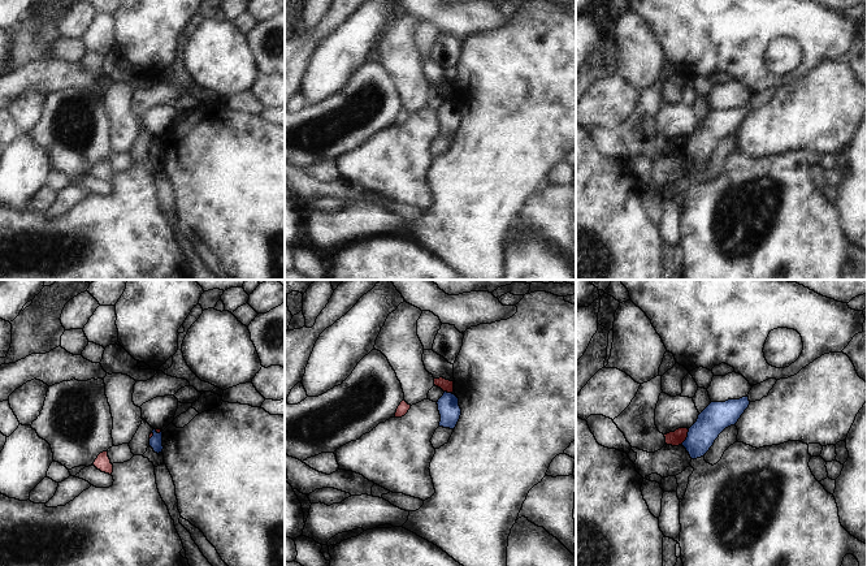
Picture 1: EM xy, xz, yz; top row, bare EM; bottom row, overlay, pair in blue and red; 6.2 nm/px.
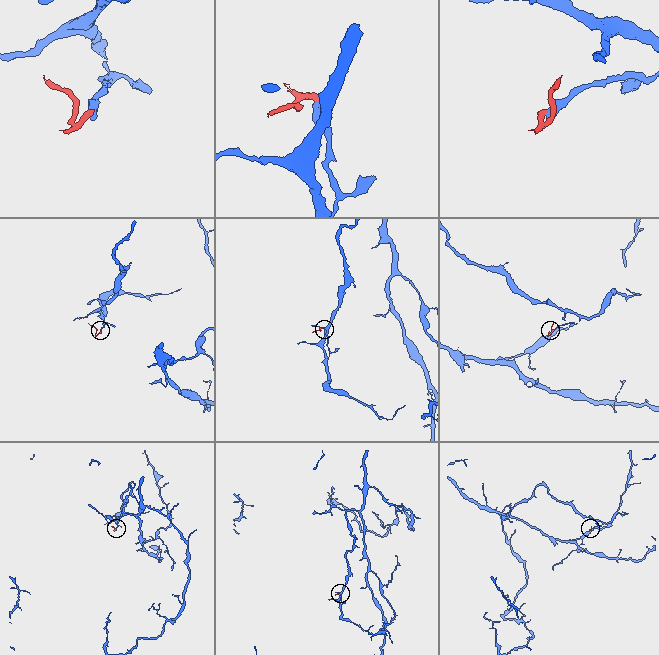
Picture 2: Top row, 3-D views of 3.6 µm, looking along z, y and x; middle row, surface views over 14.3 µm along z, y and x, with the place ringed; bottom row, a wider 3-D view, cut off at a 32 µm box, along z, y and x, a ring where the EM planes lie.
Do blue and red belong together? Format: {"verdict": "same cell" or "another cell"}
{"verdict": "another cell"}

